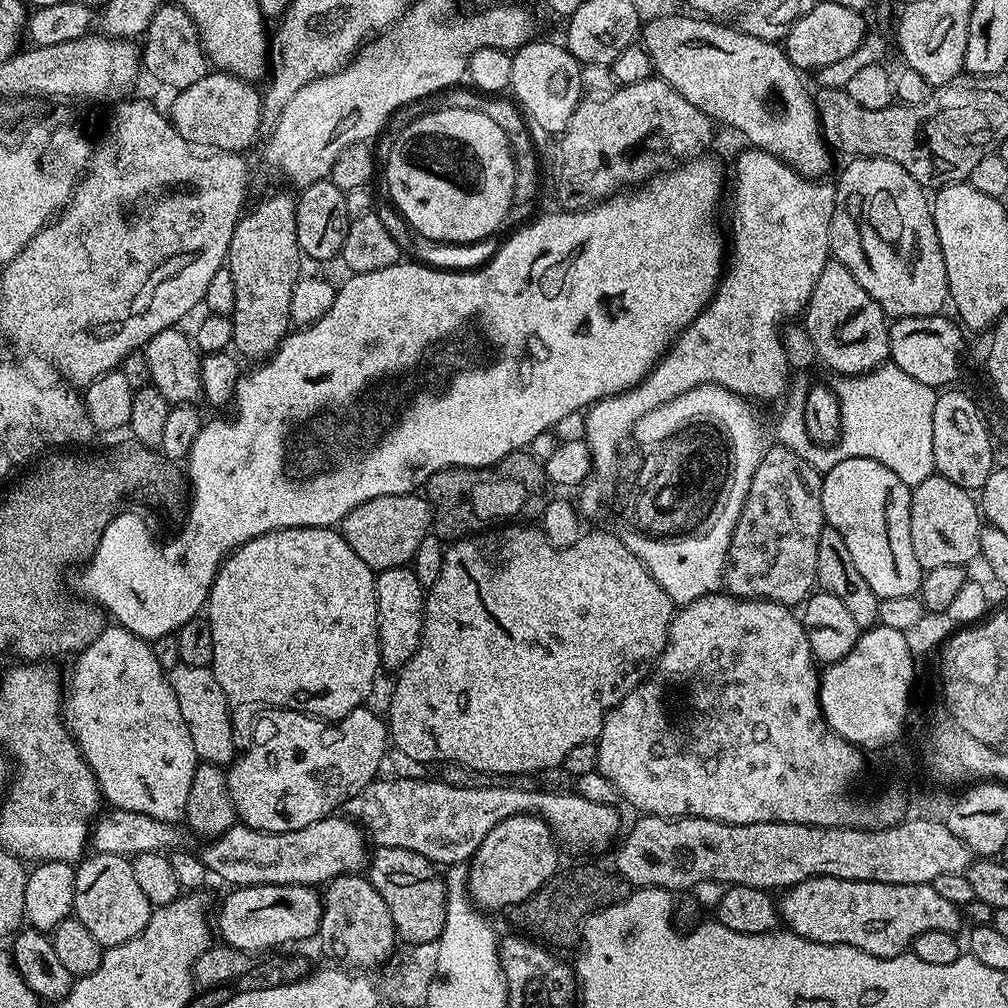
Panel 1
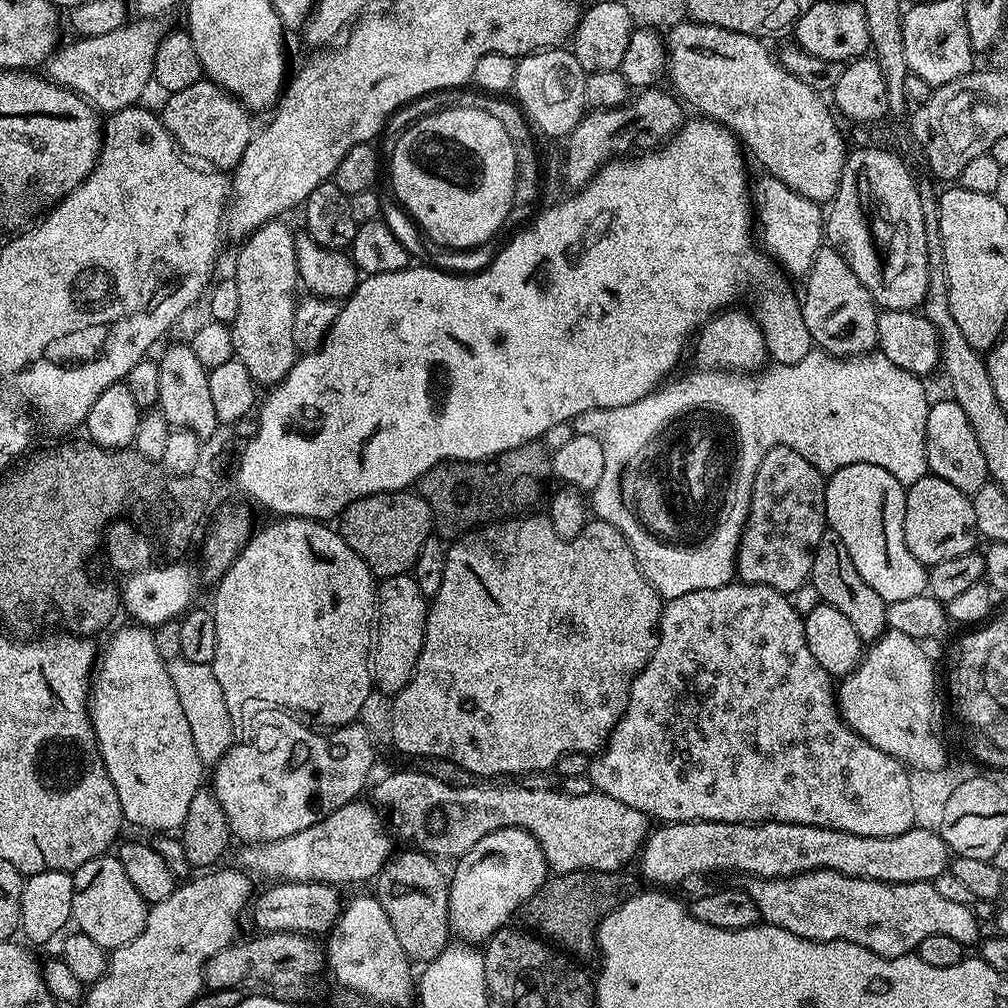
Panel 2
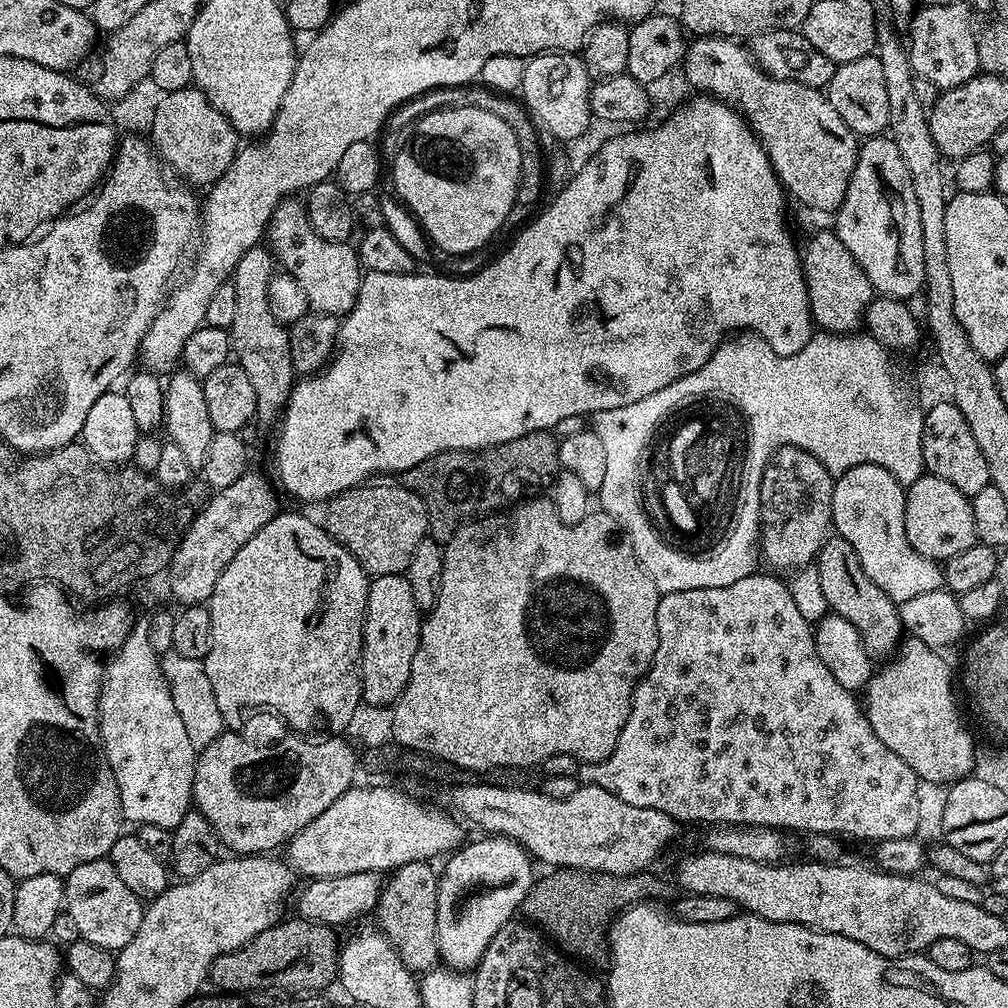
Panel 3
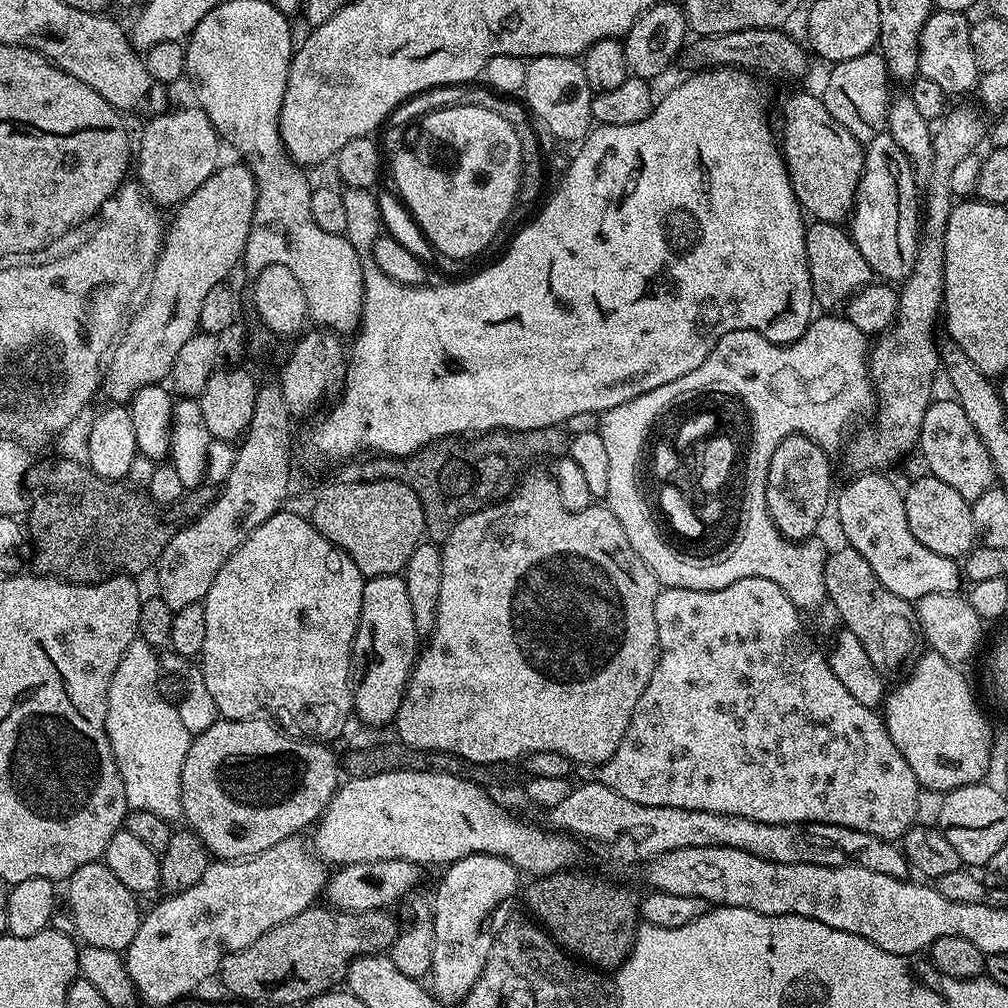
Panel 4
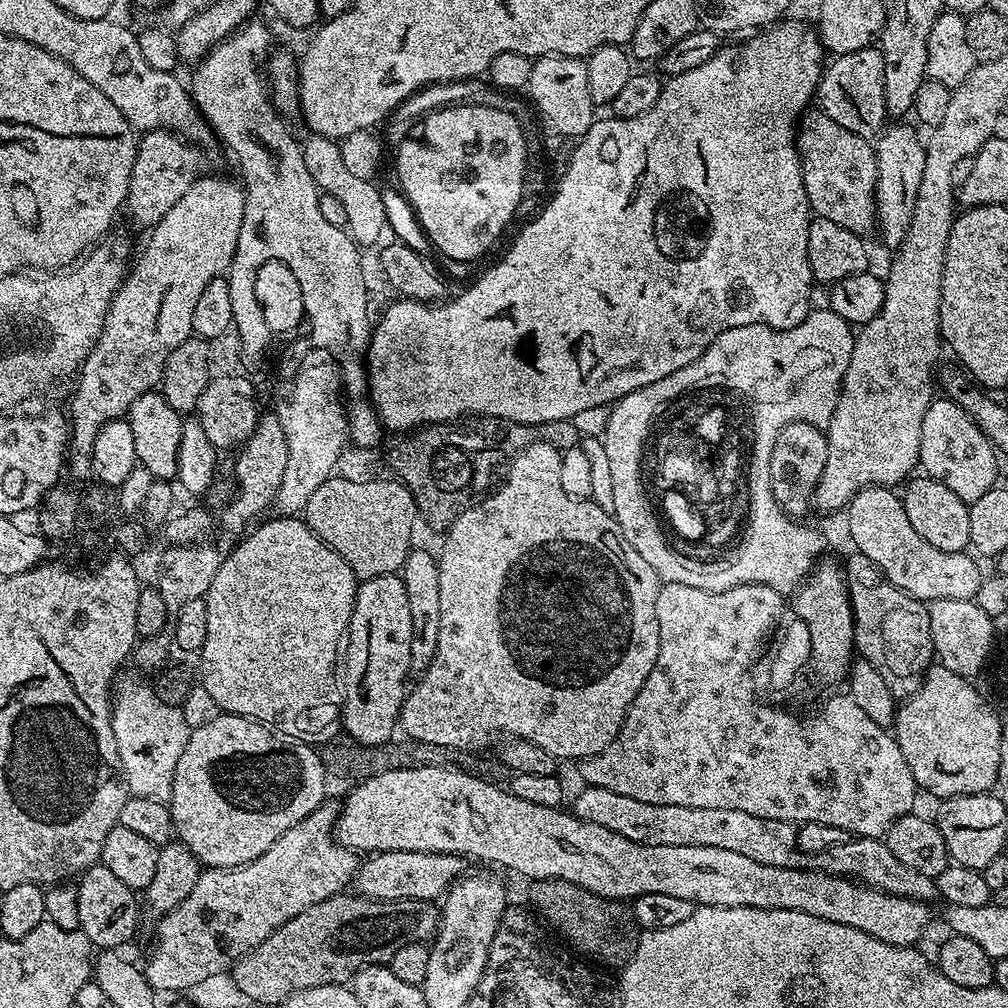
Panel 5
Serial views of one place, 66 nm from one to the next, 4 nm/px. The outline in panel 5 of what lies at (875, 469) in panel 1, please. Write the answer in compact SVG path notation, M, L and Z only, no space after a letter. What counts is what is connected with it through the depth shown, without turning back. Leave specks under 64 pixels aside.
M863 488L848 503L848 532L852 535L855 551L860 552L876 565L895 588L908 592L915 600L931 602L942 598L973 599L980 589L982 571L968 557L967 551L947 552L930 546L920 537L906 518L904 501L895 496L892 488Z

